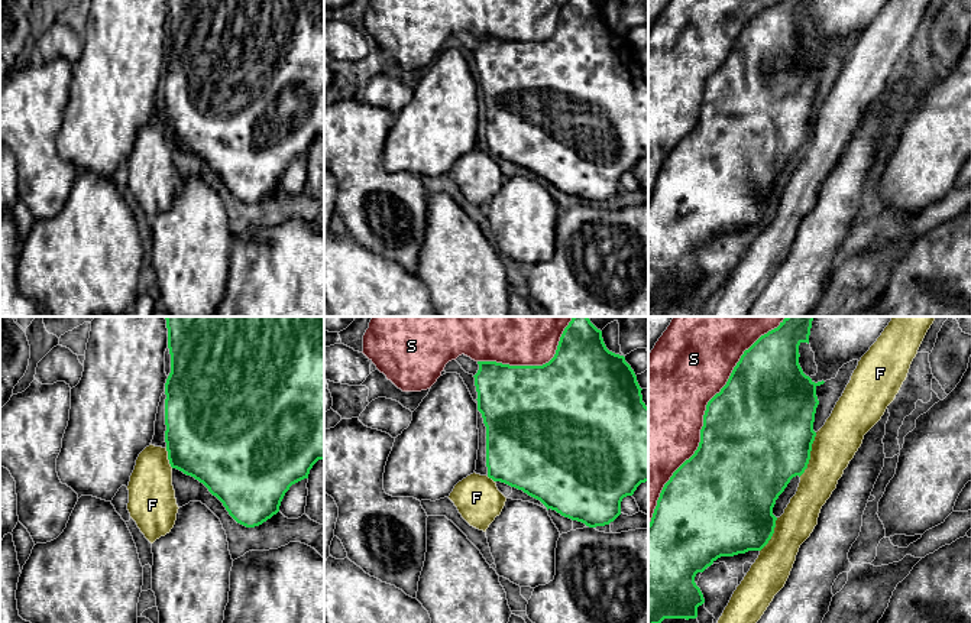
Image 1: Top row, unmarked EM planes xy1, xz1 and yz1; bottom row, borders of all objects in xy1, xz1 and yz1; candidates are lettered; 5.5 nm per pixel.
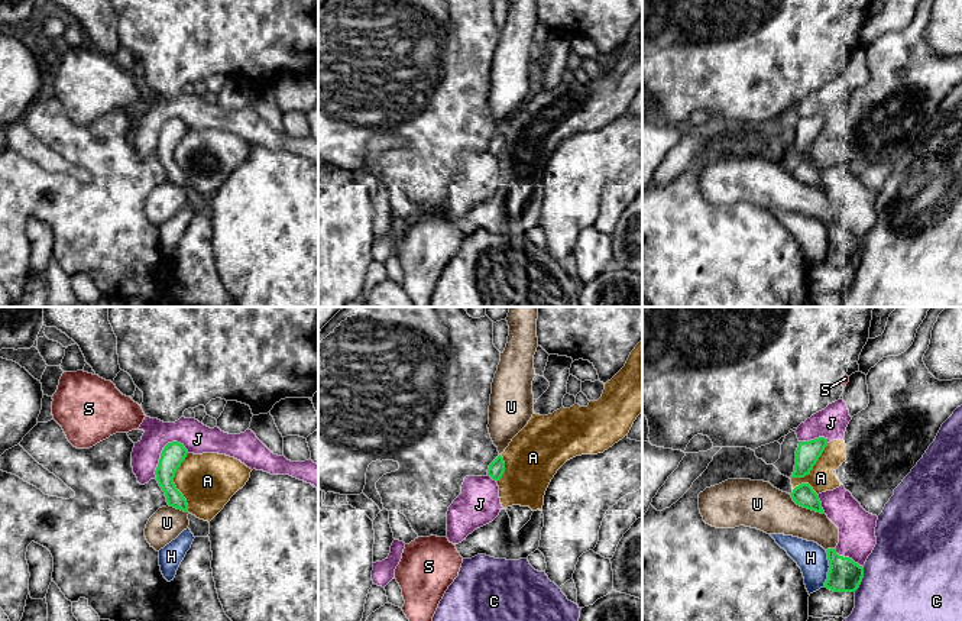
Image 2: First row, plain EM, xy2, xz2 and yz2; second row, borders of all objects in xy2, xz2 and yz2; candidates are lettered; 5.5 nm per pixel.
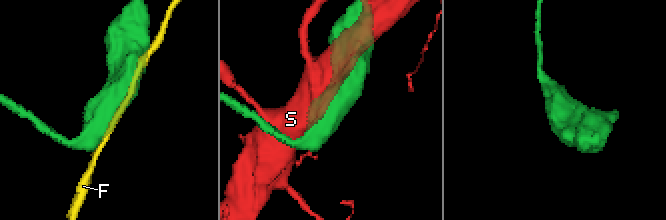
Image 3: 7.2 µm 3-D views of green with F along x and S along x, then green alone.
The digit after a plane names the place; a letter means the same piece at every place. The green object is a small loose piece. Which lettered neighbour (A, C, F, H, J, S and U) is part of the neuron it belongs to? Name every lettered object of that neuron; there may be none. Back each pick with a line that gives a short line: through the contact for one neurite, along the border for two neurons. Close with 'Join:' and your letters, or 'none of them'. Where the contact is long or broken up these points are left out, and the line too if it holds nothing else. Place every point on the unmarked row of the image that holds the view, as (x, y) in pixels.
U: line yz2 (803, 171), (806, 183), (761, 181)
Join: U

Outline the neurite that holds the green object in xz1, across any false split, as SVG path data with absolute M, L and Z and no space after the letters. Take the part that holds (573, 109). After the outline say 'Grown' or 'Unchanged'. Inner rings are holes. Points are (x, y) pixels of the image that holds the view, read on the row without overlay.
M569 0L559 17L554 33L543 42L509 42L496 38L478 38L479 46L473 52L478 68L478 87L486 103L486 143L488 153L522 166L540 176L547 186L556 186L564 194L585 199L589 204L605 202L621 191L621 178L632 172L641 159L648 158L648 84L643 78L641 64L624 32L609 27L602 7L593 0Z. Unchanged

